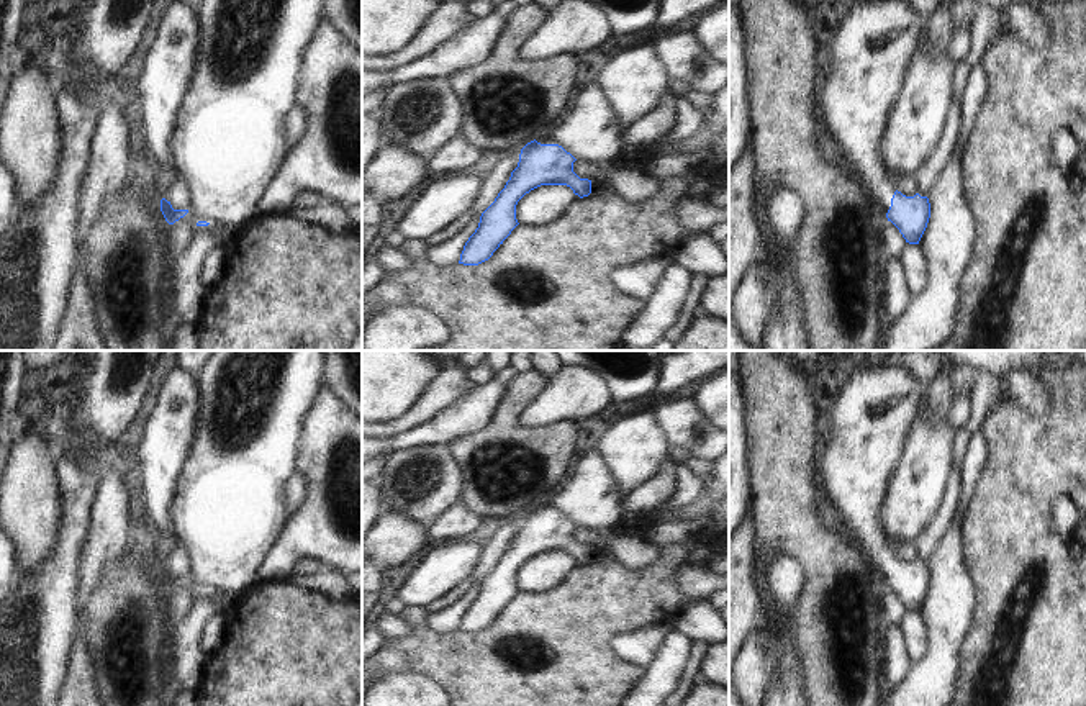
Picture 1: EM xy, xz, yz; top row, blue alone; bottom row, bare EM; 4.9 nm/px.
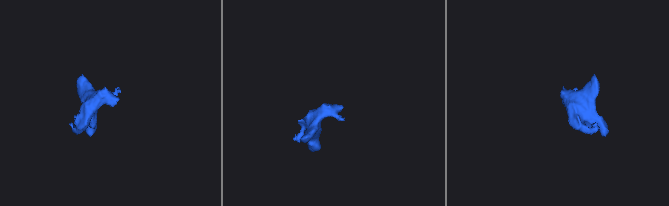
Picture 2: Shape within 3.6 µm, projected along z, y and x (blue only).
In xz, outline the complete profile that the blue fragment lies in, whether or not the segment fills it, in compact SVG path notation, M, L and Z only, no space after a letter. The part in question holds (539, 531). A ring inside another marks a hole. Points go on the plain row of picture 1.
M549 500L527 509L519 521L518 534L511 539L505 555L482 580L478 595L468 604L459 631L478 632L488 627L519 591L516 586L518 568L541 552L567 552L580 565L591 560L591 547L573 539L577 526L555 511Z

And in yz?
M880 367L853 372L835 393L827 437L821 442L817 455L819 491L832 501L834 509L844 519L852 544L909 611L919 611L930 585L930 570L919 560L906 563L896 557L881 529L881 506L911 423L925 398L925 385L904 369Z

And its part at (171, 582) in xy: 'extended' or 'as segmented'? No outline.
extended

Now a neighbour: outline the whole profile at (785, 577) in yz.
M775 555L767 562L768 598L778 613L791 614L796 609L804 580L801 563L791 557Z

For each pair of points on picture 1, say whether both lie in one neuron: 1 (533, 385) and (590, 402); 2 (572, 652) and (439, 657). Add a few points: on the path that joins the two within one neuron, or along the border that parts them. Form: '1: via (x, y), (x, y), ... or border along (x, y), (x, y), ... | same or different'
1: border along (549, 379), (520, 418) | different
2: via (539, 677), (490, 677), (472, 667) | same

